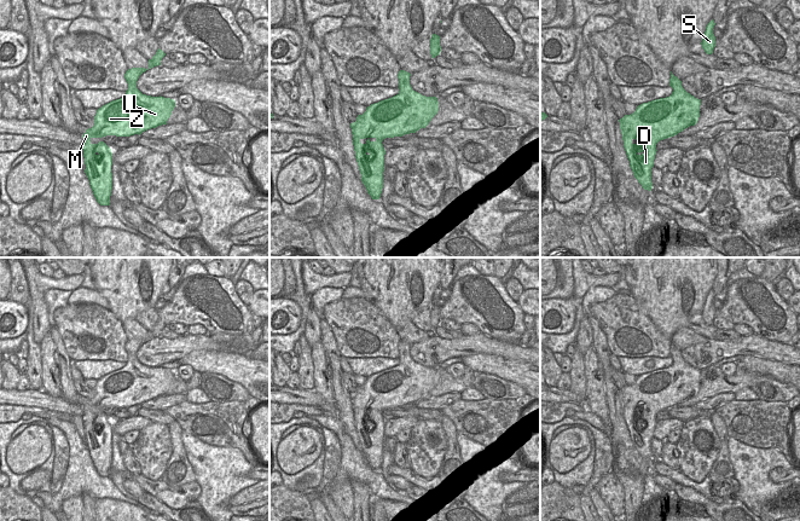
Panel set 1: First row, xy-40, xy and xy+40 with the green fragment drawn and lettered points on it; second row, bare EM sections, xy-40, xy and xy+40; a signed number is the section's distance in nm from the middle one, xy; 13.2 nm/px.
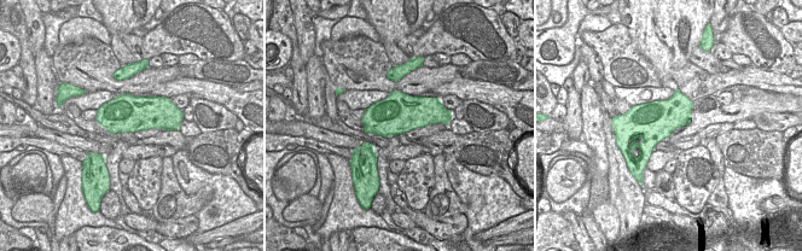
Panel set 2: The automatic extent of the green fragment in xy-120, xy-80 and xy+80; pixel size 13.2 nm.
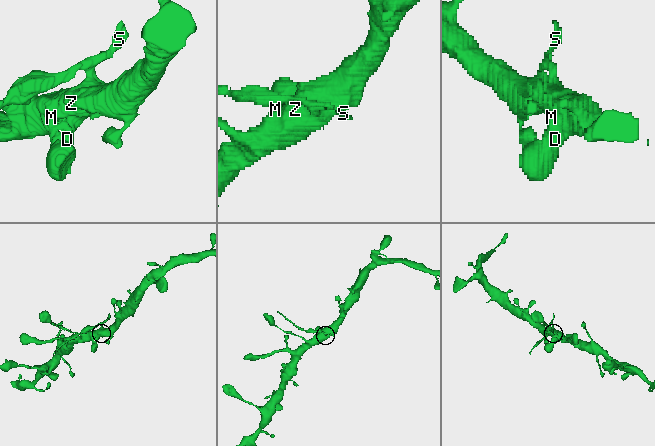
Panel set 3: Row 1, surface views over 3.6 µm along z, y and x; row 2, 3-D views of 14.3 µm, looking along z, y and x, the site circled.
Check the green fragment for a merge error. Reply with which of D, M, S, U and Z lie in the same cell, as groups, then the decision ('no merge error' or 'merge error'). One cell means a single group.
groups D M U Z / S; merge error

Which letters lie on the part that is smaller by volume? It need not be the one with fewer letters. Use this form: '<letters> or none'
S

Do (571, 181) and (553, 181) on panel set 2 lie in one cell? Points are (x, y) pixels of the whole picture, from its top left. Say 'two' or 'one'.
one

